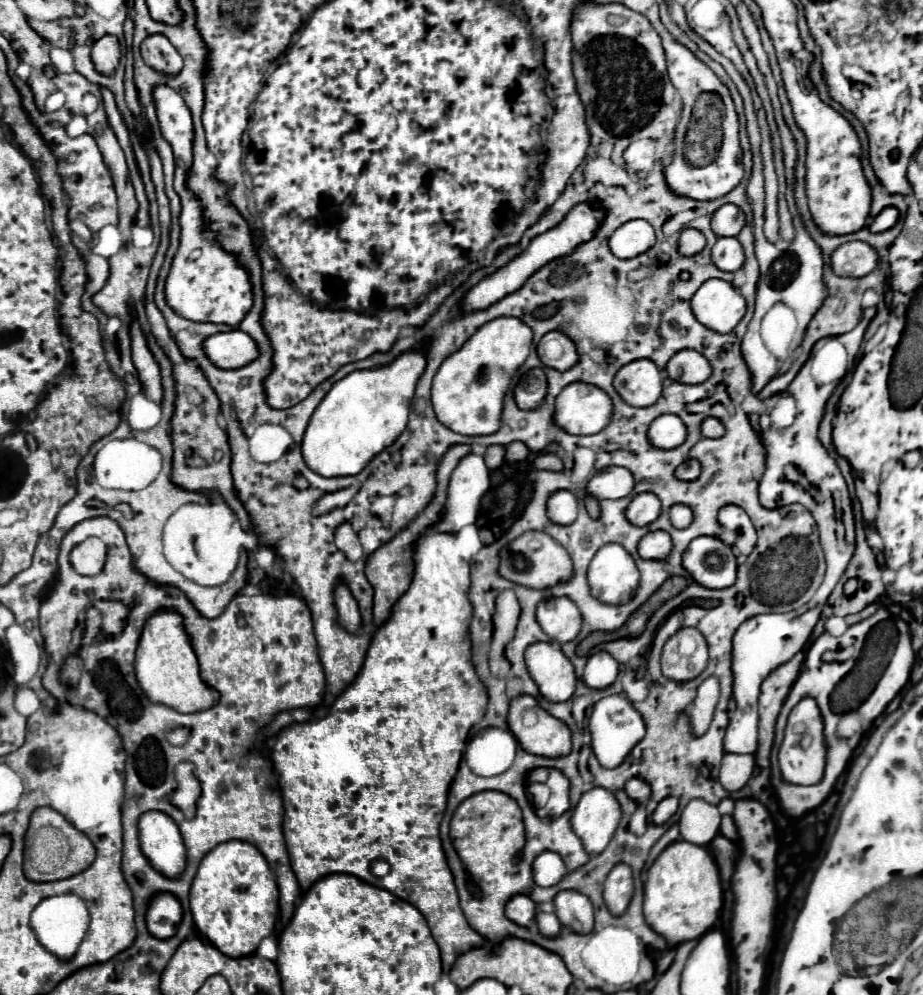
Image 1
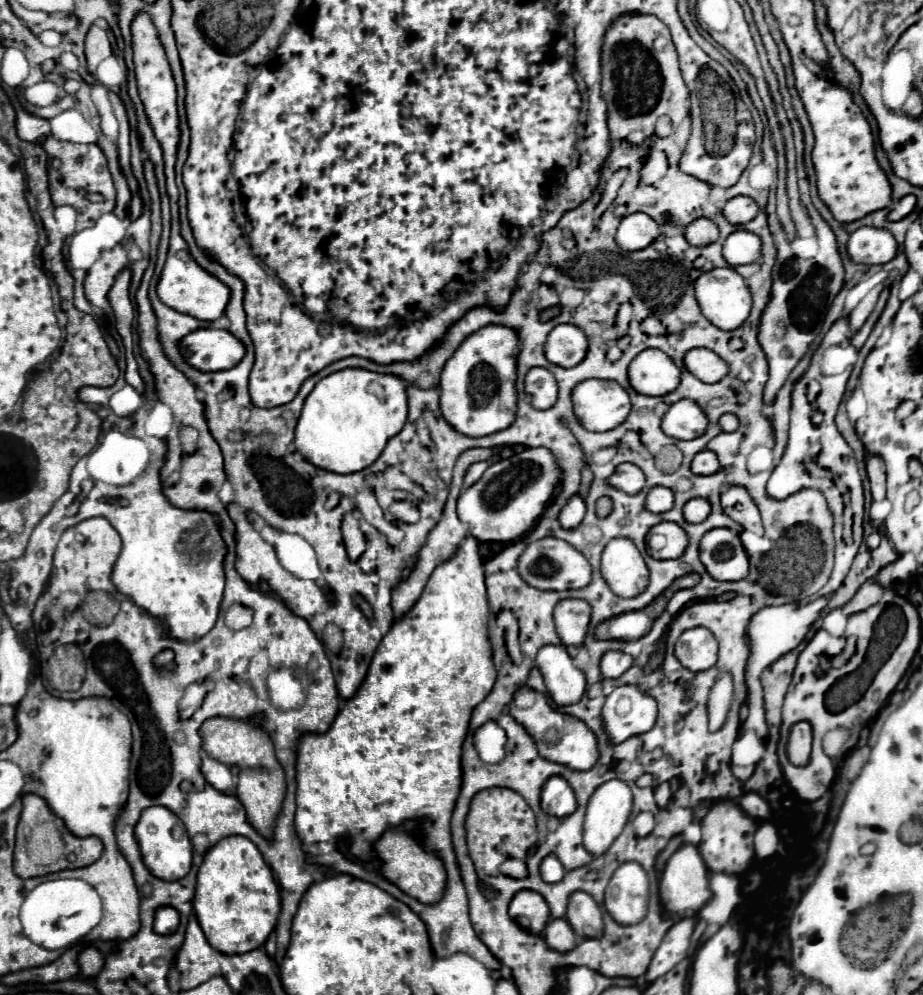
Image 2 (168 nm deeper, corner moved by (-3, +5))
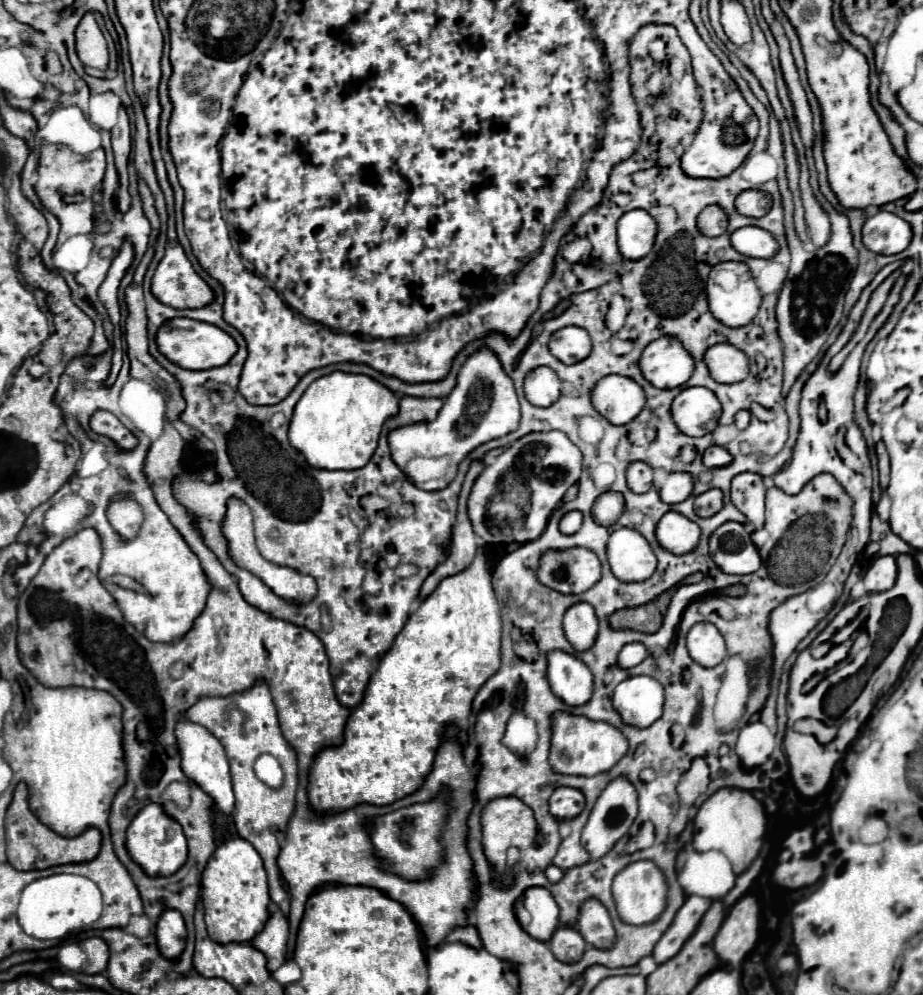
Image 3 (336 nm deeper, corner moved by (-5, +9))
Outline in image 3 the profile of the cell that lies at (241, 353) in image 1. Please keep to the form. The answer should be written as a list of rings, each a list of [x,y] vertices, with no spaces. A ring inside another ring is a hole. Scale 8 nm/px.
[[[172,319],[166,321],[160,331],[158,331],[158,349],[172,361],[178,363],[184,369],[212,369],[212,367],[222,367],[226,365],[238,351],[236,341],[222,331],[220,327],[214,327],[210,323],[194,321],[194,319]]]

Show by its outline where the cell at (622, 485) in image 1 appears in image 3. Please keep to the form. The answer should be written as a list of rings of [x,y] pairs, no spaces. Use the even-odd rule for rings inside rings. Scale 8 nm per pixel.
[[[634,461],[626,469],[626,481],[634,493],[646,493],[652,487],[652,469],[642,461]]]

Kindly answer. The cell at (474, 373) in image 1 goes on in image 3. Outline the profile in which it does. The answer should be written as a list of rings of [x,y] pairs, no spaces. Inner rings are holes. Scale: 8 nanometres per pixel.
[[[480,347],[474,351],[466,363],[460,367],[456,375],[456,387],[452,393],[446,397],[444,407],[440,409],[436,421],[432,423],[414,423],[406,425],[400,429],[394,429],[388,435],[388,443],[392,449],[394,461],[400,465],[408,465],[408,459],[416,457],[450,457],[450,467],[448,473],[440,479],[432,479],[426,483],[420,483],[420,489],[426,491],[436,491],[446,487],[450,479],[456,475],[458,463],[478,445],[502,437],[518,427],[520,421],[520,403],[514,391],[512,379],[506,375],[500,359],[490,347]]]

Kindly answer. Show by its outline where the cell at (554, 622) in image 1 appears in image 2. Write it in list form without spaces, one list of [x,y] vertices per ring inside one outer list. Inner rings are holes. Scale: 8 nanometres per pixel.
[[[564,599],[554,609],[554,623],[564,645],[582,645],[590,627],[590,605],[582,599]]]

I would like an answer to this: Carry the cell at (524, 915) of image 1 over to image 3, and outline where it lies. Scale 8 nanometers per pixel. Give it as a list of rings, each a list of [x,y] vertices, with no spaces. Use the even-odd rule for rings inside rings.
[[[530,887],[524,891],[522,901],[532,915],[526,931],[538,941],[548,941],[558,927],[558,905],[554,897],[544,887]]]

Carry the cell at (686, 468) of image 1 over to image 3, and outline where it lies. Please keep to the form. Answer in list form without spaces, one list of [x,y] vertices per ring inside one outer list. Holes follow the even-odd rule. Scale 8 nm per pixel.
[[[712,445],[704,451],[704,465],[714,469],[714,467],[724,467],[732,461],[730,453],[724,449],[724,447],[718,447],[718,445]]]

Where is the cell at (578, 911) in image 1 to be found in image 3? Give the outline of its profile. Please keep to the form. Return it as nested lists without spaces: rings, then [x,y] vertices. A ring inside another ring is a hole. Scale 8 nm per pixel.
[[[586,899],[580,905],[576,927],[582,933],[584,941],[598,949],[612,947],[612,943],[616,939],[612,919],[610,919],[606,907],[598,899]]]

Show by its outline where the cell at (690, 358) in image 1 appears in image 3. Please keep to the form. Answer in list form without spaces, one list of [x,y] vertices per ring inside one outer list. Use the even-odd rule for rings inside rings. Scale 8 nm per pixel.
[[[728,343],[712,345],[704,353],[704,363],[708,365],[710,377],[718,383],[736,383],[748,375],[746,355]]]

